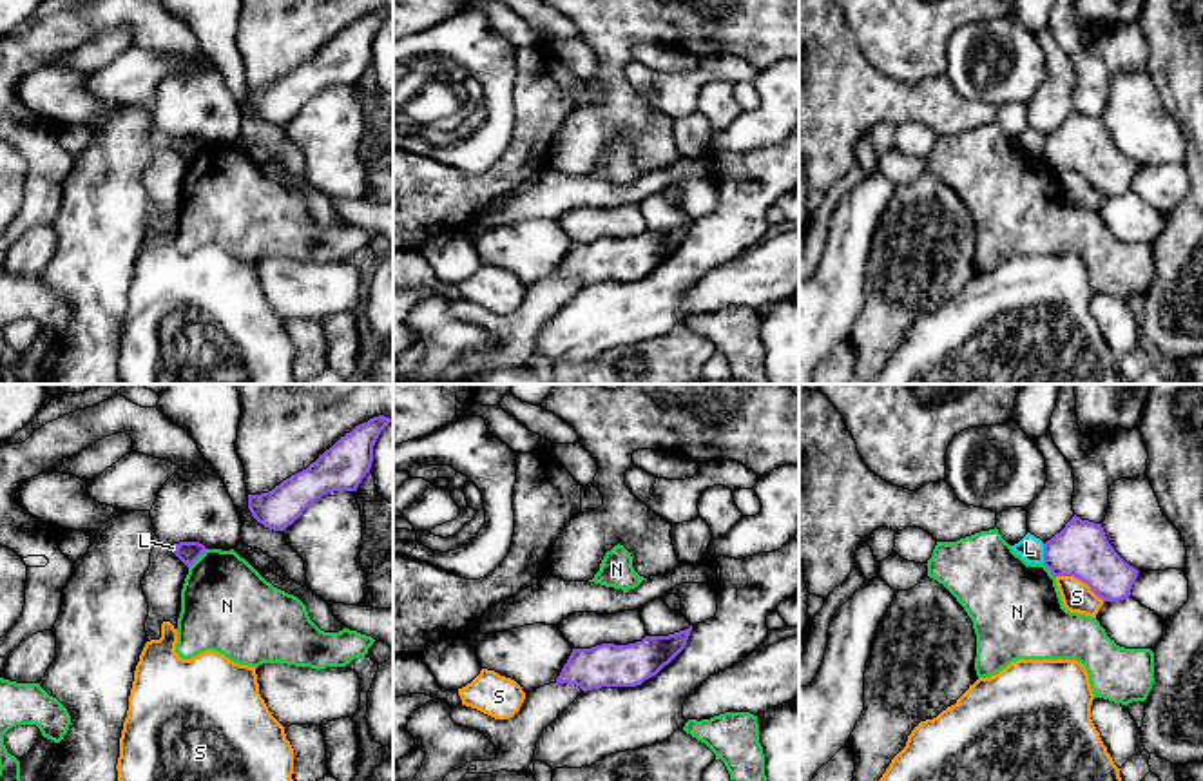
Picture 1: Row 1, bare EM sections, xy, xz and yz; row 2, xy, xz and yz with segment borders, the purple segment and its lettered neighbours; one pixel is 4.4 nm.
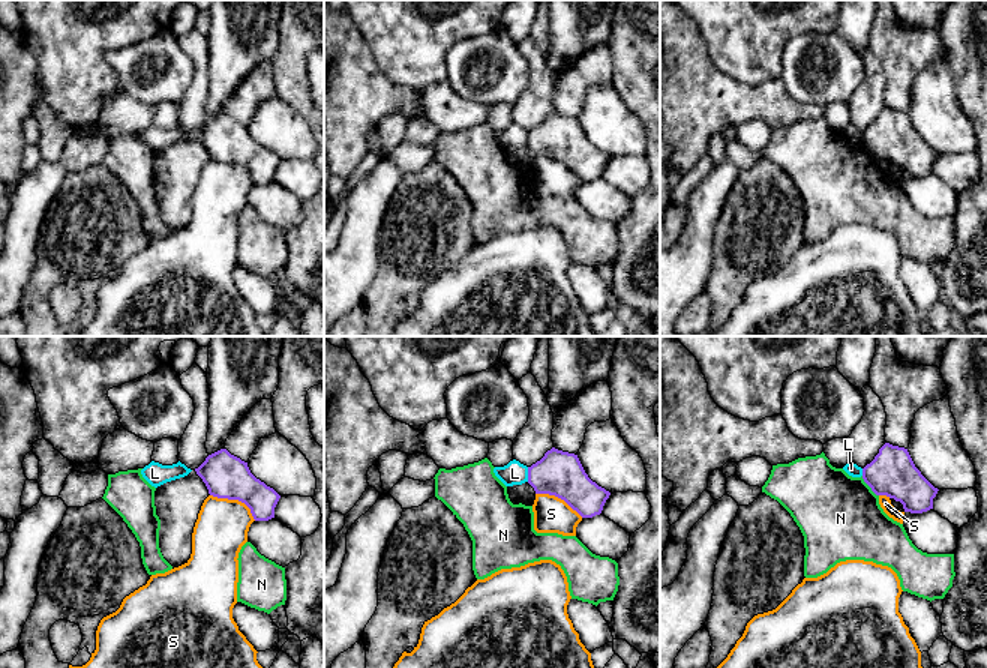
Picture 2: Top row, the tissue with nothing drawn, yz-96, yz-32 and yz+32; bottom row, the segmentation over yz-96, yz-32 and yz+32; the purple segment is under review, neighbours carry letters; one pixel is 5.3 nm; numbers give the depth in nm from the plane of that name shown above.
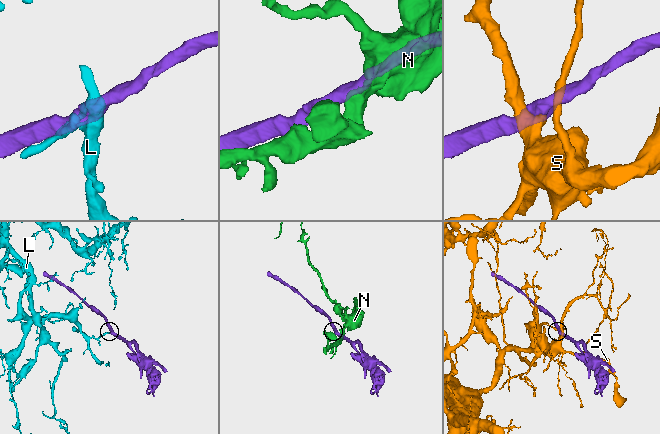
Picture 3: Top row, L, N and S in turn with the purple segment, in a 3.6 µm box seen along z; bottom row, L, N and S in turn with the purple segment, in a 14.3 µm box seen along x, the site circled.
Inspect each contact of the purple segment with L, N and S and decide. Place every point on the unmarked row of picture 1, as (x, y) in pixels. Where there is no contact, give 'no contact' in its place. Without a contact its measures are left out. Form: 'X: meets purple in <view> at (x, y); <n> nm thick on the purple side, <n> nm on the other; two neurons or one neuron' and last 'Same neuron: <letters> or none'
L: meets purple in yz at (1044, 147); 240 nm thick on the purple side, 110 nm on the other; two neurons
N: meets purple in xy at (198, 151); 100 nm thick on the purple side, 400 nm on the other; two neurons
S: meets purple in yz at (1080, 173); 240 nm thick on the purple side, 140 nm on the other; two neurons
Same neuron: none

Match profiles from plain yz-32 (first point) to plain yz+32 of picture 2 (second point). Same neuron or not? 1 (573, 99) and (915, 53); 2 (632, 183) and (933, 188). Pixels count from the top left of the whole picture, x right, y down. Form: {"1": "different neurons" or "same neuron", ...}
{"1": "same neuron", "2": "different neurons"}

